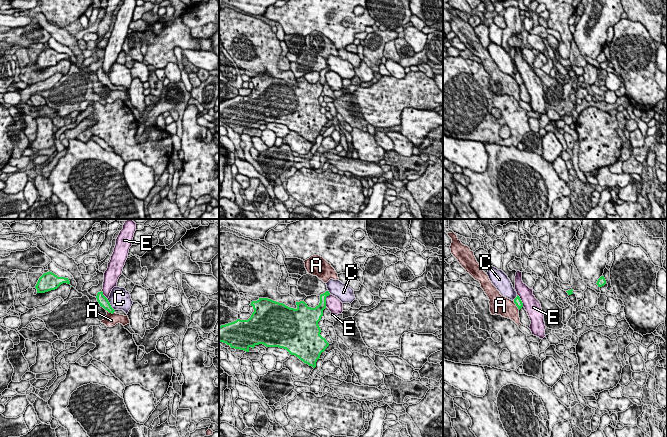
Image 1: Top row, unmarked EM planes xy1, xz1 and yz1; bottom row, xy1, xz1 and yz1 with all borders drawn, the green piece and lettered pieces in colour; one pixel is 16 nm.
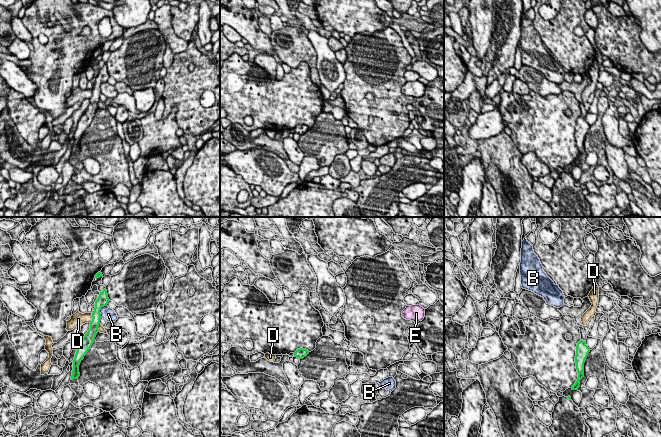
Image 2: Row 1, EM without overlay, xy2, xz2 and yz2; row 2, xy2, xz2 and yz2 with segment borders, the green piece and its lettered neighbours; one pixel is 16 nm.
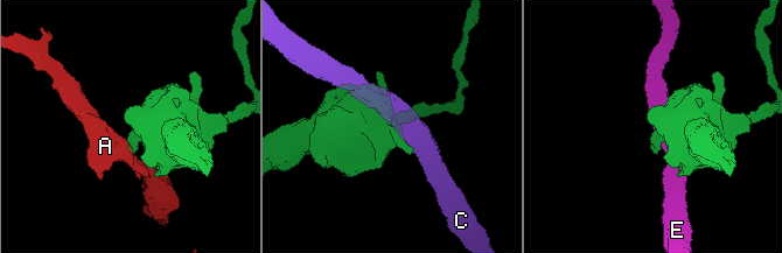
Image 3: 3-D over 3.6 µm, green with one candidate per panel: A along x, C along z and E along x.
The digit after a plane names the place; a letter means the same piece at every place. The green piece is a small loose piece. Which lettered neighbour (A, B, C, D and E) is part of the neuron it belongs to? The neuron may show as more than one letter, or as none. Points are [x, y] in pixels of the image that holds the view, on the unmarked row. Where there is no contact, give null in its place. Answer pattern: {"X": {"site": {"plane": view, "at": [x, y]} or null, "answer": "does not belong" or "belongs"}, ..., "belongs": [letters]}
{"A": {"site": {"plane": "yz1", "at": [516, 81]}, "answer": "does not belong"}, "B": {"site": {"plane": "xy2", "at": [100, 85]}, "answer": "does not belong"}, "C": {"site": {"plane": "xy1", "at": [110, 81]}, "answer": "does not belong"}, "D": {"site": {"plane": "xy2", "at": [92, 94]}, "answer": "does not belong"}, "E": {"site": {"plane": "xz1", "at": [325, 76]}, "answer": "does not belong"}, "belongs": []}

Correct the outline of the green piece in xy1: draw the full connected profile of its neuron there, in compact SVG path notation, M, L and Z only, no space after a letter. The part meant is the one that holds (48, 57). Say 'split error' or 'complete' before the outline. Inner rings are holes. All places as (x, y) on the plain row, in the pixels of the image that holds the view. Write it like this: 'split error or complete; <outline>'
complete; M49 47L39 54L35 64L37 65L37 69L45 69L57 65L63 59L70 60L70 57L68 54L58 53Z

